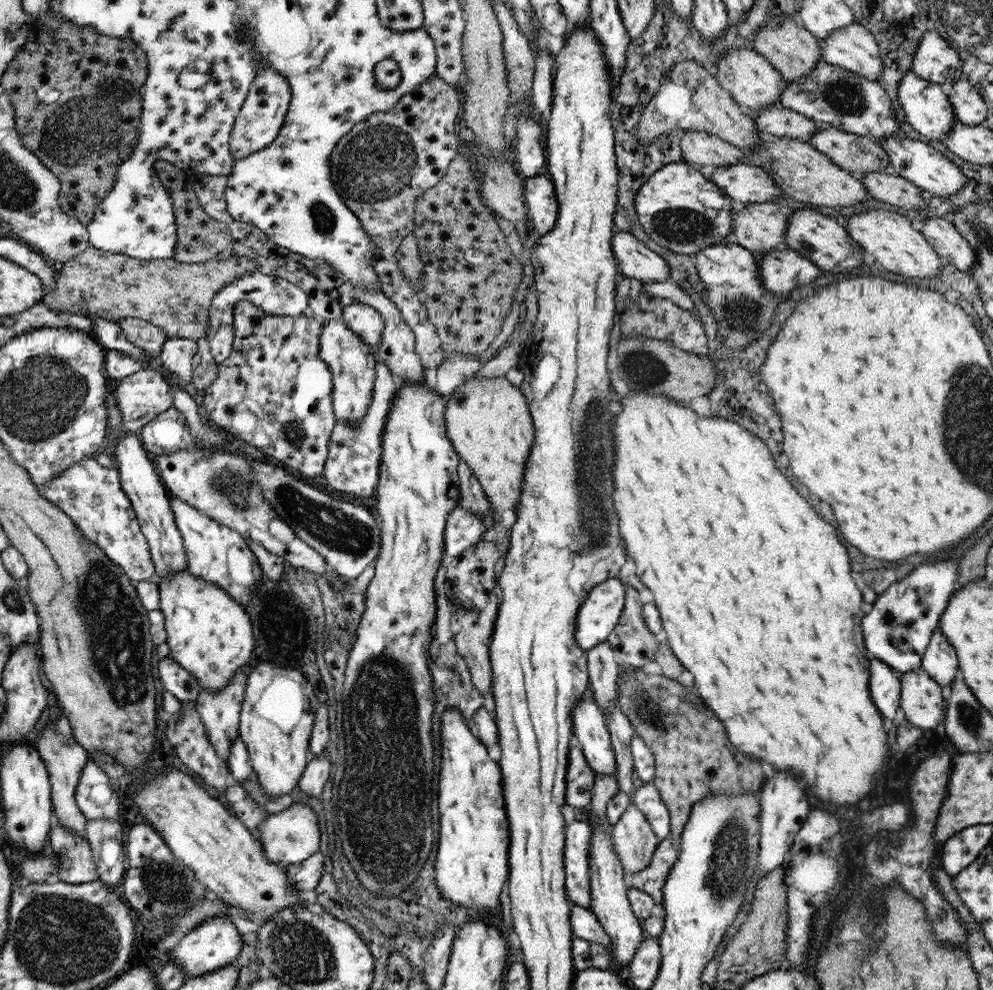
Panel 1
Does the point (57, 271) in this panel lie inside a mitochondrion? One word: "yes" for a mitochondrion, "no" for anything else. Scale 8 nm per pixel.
no

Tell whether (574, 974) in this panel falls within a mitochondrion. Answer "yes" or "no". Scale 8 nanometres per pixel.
no

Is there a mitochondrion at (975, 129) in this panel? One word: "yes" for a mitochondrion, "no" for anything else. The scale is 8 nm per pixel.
no

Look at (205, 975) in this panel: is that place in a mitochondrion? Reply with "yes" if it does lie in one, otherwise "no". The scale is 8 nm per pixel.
no

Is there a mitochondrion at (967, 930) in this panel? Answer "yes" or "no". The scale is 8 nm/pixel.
no

